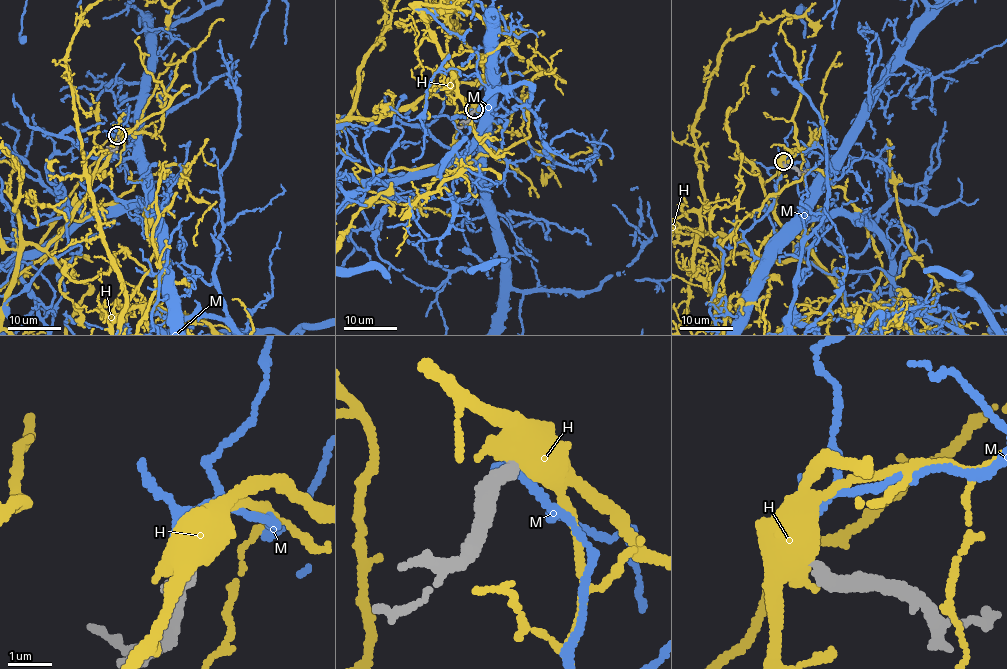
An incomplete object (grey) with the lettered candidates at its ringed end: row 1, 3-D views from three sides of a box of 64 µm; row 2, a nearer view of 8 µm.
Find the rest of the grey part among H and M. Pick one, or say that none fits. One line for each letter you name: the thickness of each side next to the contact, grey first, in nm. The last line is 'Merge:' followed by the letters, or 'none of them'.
Merge: none of them

